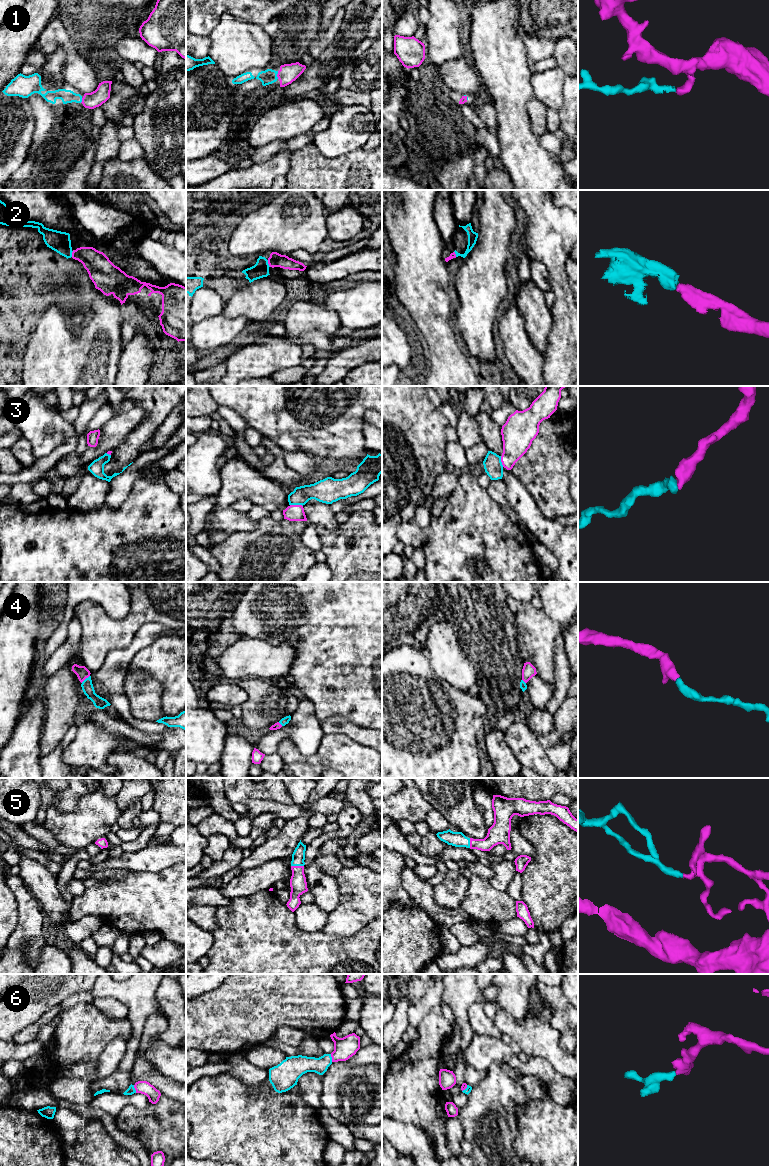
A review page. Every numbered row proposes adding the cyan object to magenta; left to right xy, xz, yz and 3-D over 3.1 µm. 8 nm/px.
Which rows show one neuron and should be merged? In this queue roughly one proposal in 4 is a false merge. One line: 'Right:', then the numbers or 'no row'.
Right: 1, 2, 3, 4, 5, 6

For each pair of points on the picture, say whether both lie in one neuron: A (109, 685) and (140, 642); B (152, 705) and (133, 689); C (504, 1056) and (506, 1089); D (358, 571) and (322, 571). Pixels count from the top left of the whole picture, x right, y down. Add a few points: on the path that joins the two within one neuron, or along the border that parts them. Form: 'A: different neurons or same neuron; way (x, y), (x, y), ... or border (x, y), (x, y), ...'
A: same neuron; way (112, 674), (114, 667), (129, 652)
B: same neuron; way (147, 701), (138, 694)
C: different neurons; border (503, 1063), (494, 1062), (484, 1074)
D: different neurons; border (324, 563), (331, 571)

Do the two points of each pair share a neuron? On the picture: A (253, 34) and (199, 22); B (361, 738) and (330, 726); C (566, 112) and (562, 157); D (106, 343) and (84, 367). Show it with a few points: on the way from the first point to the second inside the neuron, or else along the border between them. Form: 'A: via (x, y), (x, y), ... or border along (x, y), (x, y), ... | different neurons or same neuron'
A: border along (237, 18), (224, 14), (208, 35) | different neurons
B: via (353, 731), (347, 728), (338, 728) | same neuron
C: via (567, 123), (567, 146) | same neuron
D: via (100, 349), (88, 361) | same neuron

